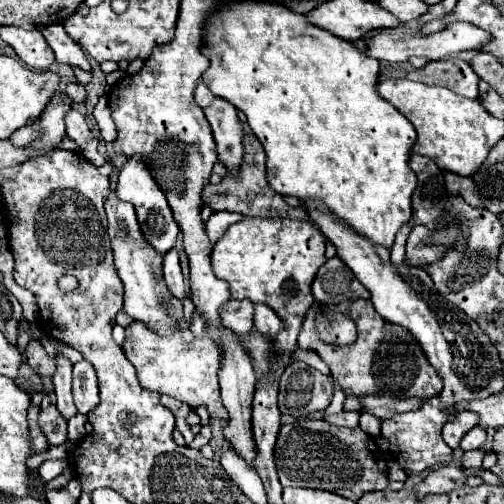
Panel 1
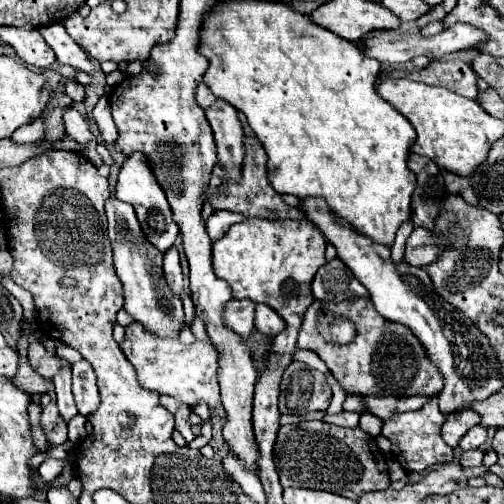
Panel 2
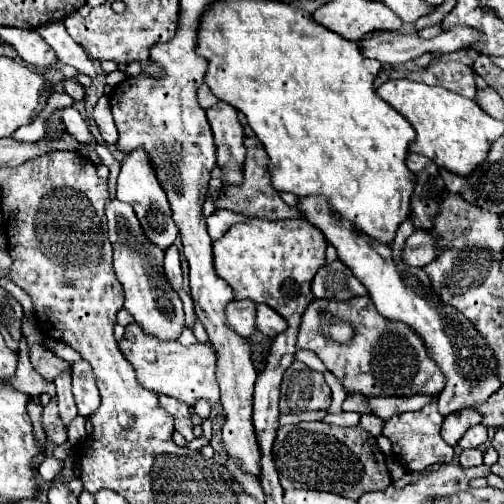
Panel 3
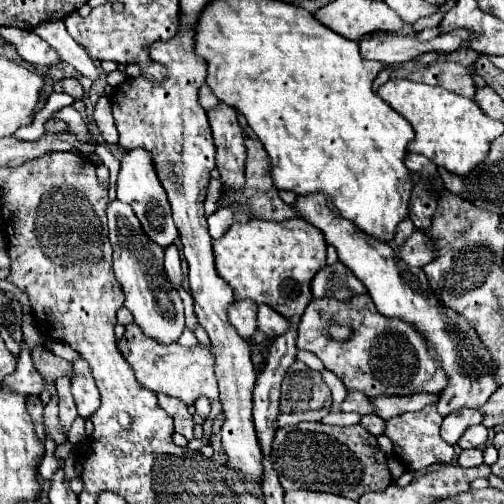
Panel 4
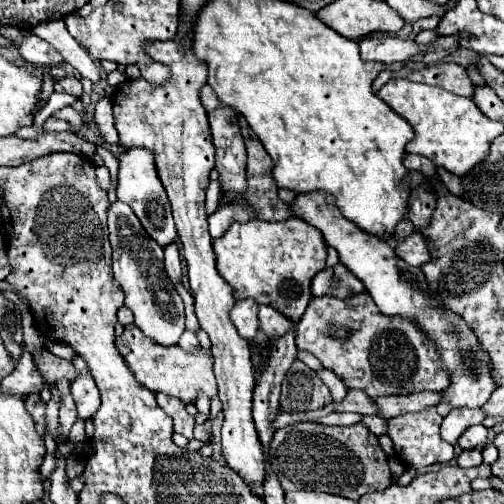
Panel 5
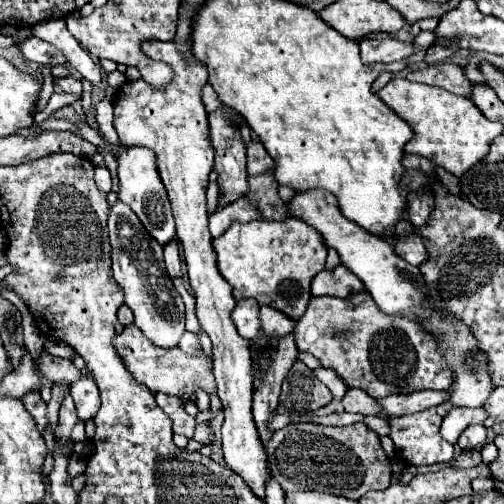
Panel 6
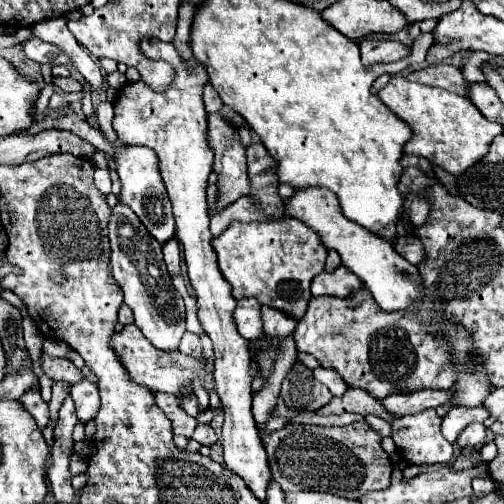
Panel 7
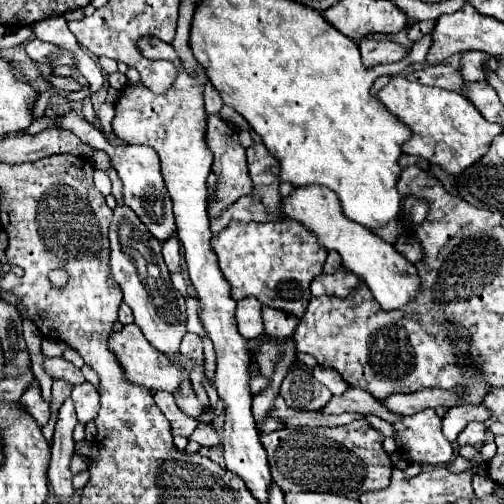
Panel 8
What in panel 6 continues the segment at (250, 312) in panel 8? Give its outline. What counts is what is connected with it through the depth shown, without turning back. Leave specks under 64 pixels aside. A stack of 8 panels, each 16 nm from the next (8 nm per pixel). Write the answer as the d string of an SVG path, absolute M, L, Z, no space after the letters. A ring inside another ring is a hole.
M244 298L238 300L234 312L232 312L232 320L238 328L238 334L246 340L256 340L260 334L260 304L254 298Z

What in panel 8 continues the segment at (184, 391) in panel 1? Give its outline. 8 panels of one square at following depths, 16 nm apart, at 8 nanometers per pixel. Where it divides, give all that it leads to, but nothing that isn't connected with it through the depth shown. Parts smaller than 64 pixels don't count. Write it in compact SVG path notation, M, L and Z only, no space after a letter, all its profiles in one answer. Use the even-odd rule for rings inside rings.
M126 324L120 332L112 332L108 338L108 348L116 356L116 360L120 360L118 364L124 370L126 380L132 384L144 386L150 392L156 392L156 390L176 392L176 388L180 386L180 380L182 380L182 374L190 376L190 372L192 372L192 362L186 356L180 356L180 360L178 360L184 366L184 370L182 370L176 362L168 360L168 356L164 356L162 352L156 352L156 348L152 348L152 344L148 344L148 340L144 338L144 334L140 332L140 328L136 324Z

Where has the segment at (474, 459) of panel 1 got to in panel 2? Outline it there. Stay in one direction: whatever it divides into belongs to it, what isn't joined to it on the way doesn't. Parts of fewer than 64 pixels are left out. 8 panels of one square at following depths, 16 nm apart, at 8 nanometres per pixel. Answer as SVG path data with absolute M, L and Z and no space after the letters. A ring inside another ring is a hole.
M466 450L460 456L462 466L480 466L480 462L482 462L482 452L480 450Z

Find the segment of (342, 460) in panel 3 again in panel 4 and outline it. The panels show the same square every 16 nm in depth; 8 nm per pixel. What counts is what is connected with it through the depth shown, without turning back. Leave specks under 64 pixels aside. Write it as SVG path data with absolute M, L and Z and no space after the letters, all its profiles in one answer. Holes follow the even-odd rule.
M300 422L278 428L270 456L284 490L316 490L358 500L366 492L384 490L392 484L386 454L380 452L376 436L362 424L342 428L320 422Z

